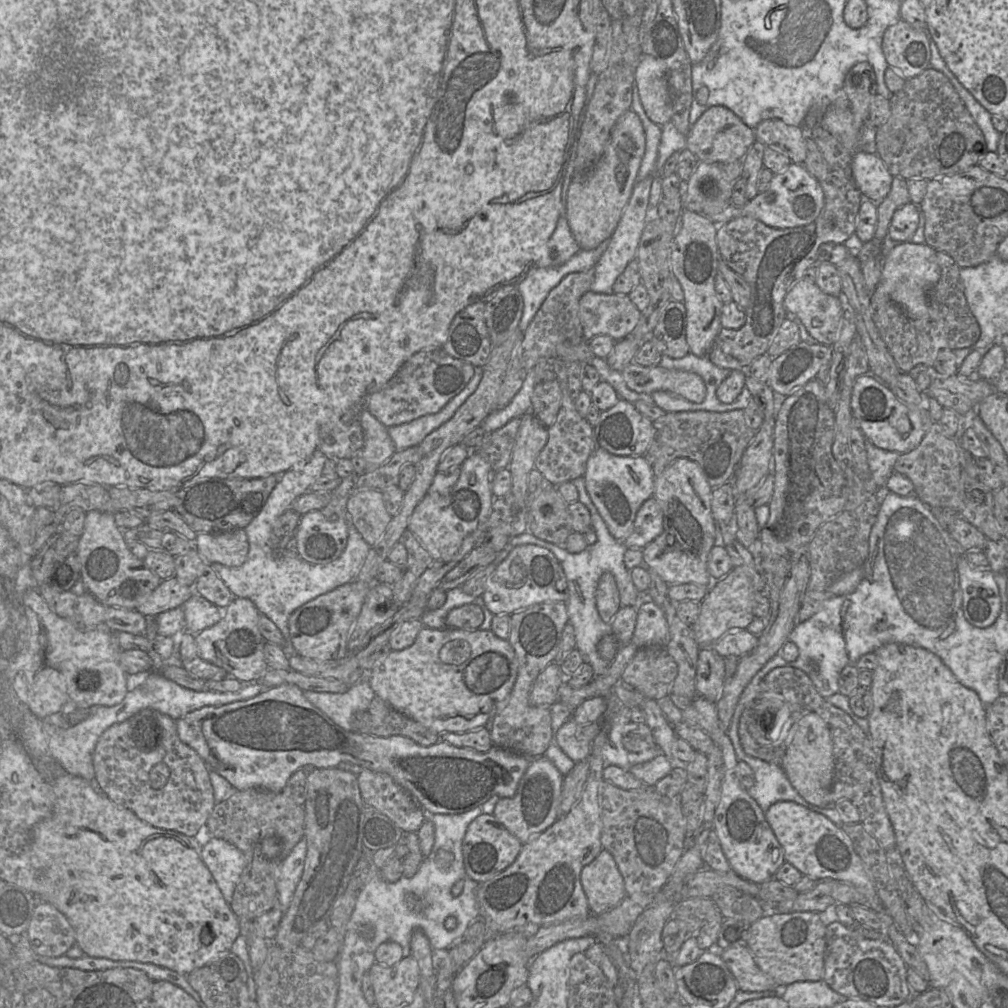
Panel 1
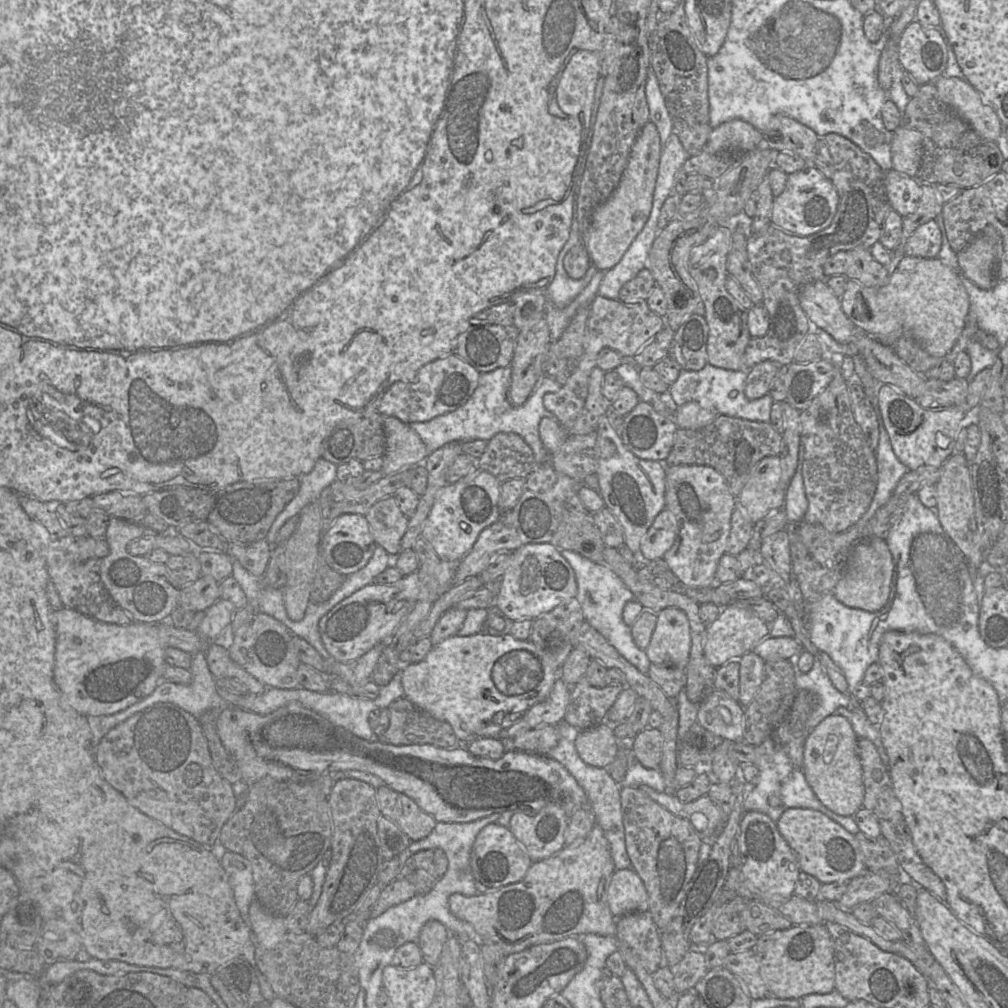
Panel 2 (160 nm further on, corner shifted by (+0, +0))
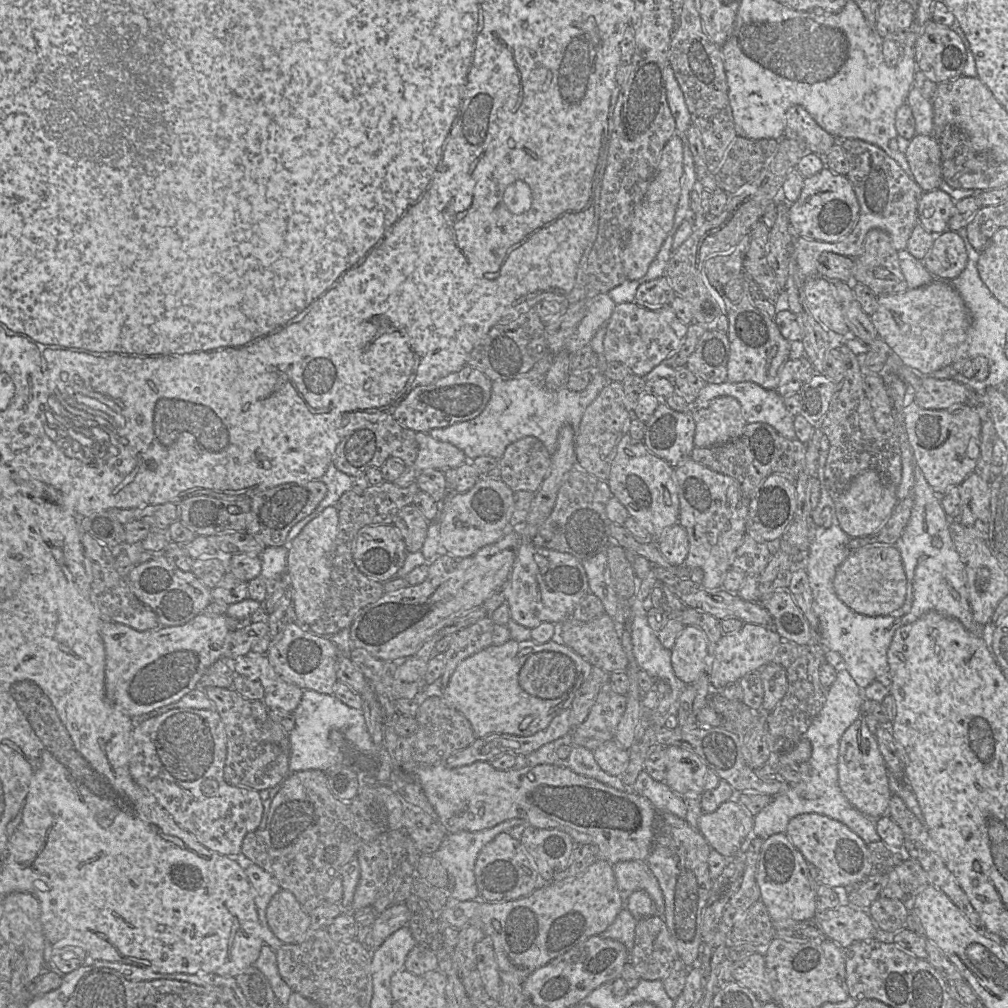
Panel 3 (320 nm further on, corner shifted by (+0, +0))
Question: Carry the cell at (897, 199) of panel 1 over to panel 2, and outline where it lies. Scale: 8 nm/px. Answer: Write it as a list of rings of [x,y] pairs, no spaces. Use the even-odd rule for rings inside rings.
[[[921,183],[922,195],[916,211],[903,217],[902,237],[899,245],[891,252],[893,255],[903,255],[906,240],[915,229],[934,220],[949,200],[958,196],[963,189],[939,183]]]

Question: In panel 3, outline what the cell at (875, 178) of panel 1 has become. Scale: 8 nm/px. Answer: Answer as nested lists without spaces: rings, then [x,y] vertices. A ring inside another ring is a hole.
[[[942,190],[924,192],[918,202],[919,225],[933,234],[945,232],[955,204],[956,200]]]

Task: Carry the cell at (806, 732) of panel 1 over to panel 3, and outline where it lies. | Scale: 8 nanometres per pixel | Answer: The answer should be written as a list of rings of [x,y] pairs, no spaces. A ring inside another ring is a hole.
[[[864,717],[857,718],[843,733],[839,742],[838,784],[848,802],[863,815],[877,820],[888,816],[891,797],[889,772],[877,741],[867,727]]]

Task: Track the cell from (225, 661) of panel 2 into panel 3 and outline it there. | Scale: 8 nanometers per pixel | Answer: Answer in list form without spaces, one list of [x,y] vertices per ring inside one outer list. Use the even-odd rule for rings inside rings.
[[[250,652],[247,655],[235,657],[233,659],[221,660],[229,661],[229,665],[234,670],[234,674],[241,675],[249,680],[257,681],[263,686],[264,698],[262,701],[268,709],[282,709],[286,712],[293,713],[299,706],[304,690],[282,678],[274,670],[266,654]]]

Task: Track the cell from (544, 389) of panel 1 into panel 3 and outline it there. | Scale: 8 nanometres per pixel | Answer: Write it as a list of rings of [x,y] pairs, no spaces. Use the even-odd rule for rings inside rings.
[[[635,302],[616,304],[604,328],[604,358],[608,362],[625,364],[639,377],[646,377],[656,366],[664,363],[682,345],[688,331],[688,325],[677,318],[670,306],[648,309]]]

